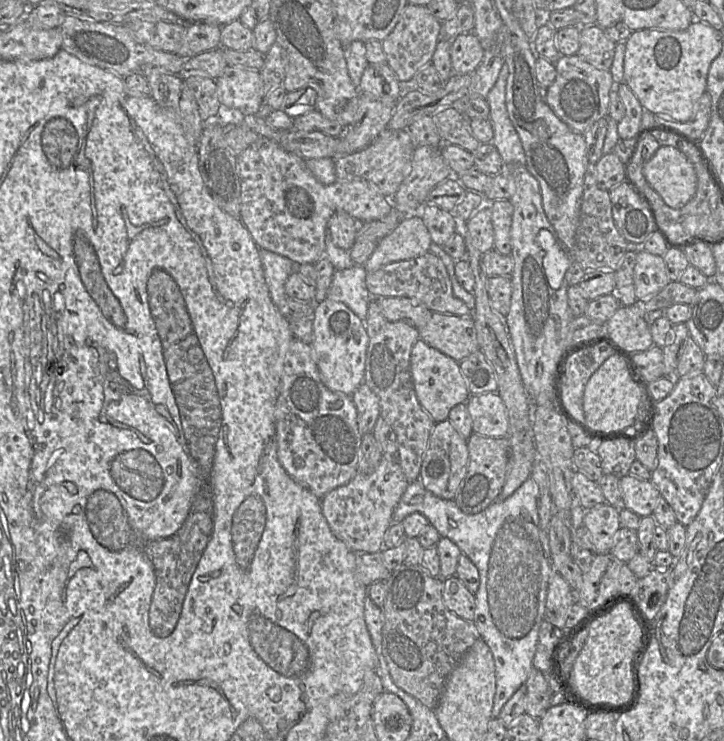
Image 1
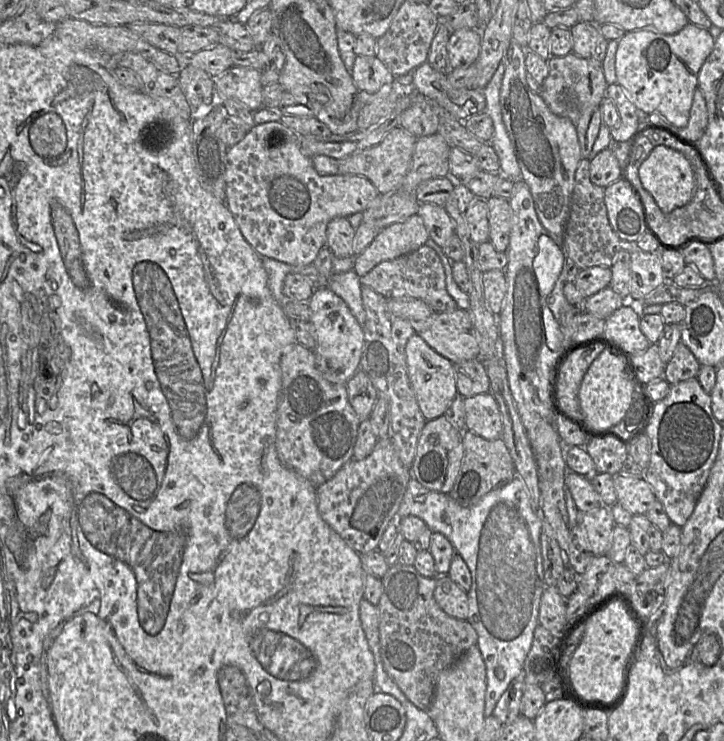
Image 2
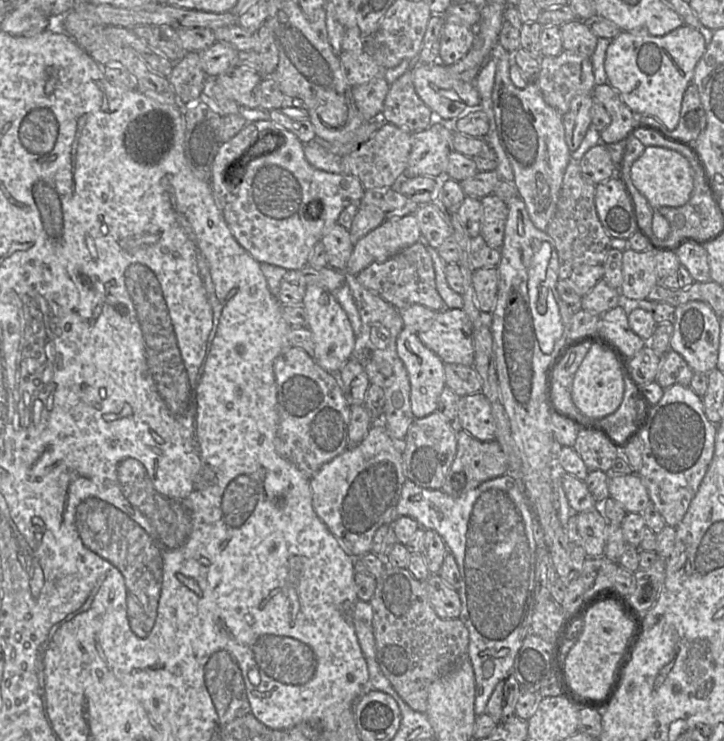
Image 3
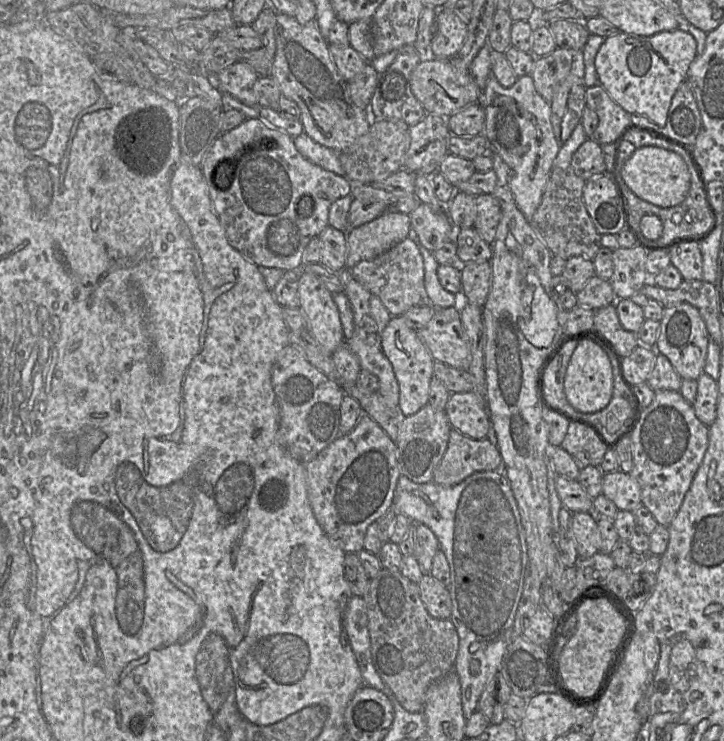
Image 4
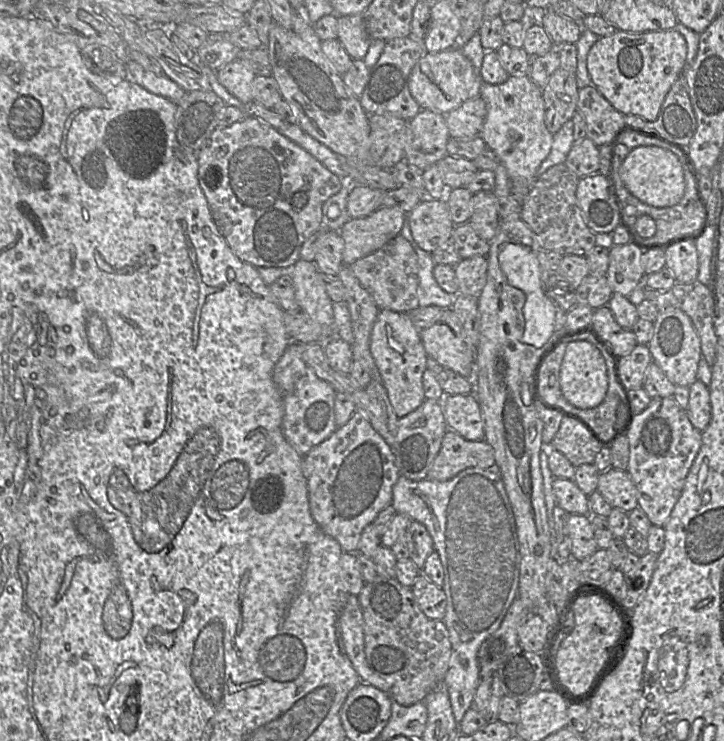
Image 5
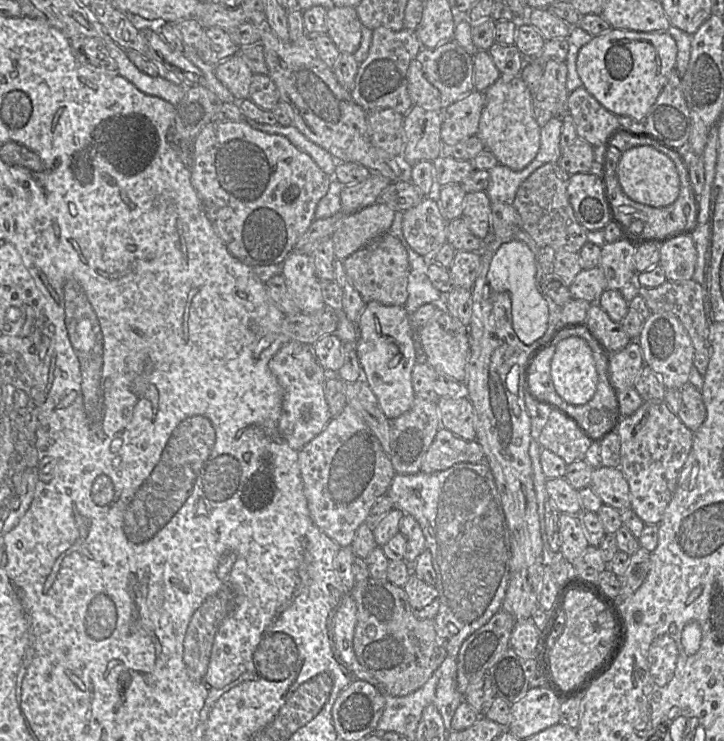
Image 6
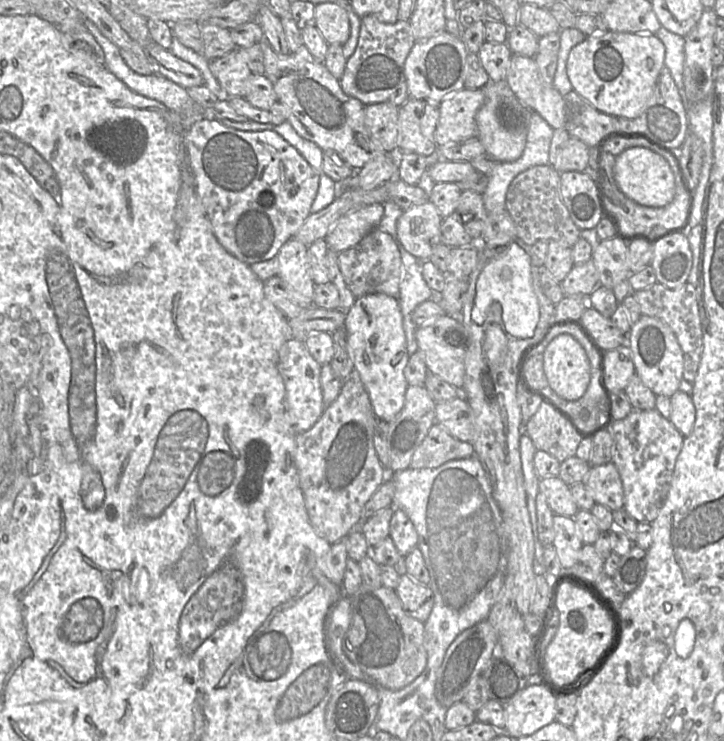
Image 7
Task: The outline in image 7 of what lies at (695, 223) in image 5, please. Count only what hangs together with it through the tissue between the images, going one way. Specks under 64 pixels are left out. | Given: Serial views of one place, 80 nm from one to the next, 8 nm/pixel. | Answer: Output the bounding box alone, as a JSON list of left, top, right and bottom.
[598,143,692,241]

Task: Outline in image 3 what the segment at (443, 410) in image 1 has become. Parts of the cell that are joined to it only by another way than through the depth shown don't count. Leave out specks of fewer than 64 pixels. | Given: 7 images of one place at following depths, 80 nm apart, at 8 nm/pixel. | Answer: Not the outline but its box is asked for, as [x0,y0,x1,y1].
[396,327,445,418]

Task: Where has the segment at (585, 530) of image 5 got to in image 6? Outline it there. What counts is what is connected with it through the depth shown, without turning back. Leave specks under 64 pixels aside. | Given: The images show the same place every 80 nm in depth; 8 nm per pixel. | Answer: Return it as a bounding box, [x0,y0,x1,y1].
[559,513,589,565]

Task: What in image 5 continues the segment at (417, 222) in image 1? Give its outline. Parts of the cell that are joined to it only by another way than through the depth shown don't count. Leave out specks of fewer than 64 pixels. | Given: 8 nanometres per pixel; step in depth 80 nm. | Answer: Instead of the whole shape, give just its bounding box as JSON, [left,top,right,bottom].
[339,206,406,265]

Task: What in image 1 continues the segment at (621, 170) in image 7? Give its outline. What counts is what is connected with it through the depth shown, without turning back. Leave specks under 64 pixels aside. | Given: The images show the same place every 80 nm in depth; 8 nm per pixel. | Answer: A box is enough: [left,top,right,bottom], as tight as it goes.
[642,146,696,208]

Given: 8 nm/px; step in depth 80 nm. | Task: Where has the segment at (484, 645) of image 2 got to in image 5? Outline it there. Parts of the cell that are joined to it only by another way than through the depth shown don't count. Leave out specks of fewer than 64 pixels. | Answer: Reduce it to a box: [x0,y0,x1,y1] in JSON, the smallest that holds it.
[392,466,521,723]

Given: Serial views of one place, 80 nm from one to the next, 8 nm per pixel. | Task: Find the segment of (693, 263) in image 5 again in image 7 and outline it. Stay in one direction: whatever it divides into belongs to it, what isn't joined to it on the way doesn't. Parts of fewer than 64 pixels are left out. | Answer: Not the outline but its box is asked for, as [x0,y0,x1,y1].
[650,231,693,288]

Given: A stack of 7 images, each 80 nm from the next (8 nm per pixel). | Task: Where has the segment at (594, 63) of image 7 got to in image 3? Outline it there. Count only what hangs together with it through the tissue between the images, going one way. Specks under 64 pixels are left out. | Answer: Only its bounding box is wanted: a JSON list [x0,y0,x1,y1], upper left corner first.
[606,25,706,130]

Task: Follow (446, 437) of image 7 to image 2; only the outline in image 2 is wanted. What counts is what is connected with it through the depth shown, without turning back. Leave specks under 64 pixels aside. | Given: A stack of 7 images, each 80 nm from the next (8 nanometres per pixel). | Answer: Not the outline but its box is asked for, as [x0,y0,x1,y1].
[449,430,516,506]

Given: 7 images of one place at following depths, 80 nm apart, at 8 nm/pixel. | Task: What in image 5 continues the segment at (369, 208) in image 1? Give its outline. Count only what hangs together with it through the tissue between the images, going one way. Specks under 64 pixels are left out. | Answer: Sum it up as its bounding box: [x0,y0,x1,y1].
[197,115,343,268]

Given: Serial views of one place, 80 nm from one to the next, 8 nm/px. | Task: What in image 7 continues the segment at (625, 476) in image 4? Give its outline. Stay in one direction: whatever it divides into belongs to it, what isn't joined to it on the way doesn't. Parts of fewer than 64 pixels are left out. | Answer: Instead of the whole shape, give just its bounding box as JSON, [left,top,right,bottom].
[584,463,624,511]

